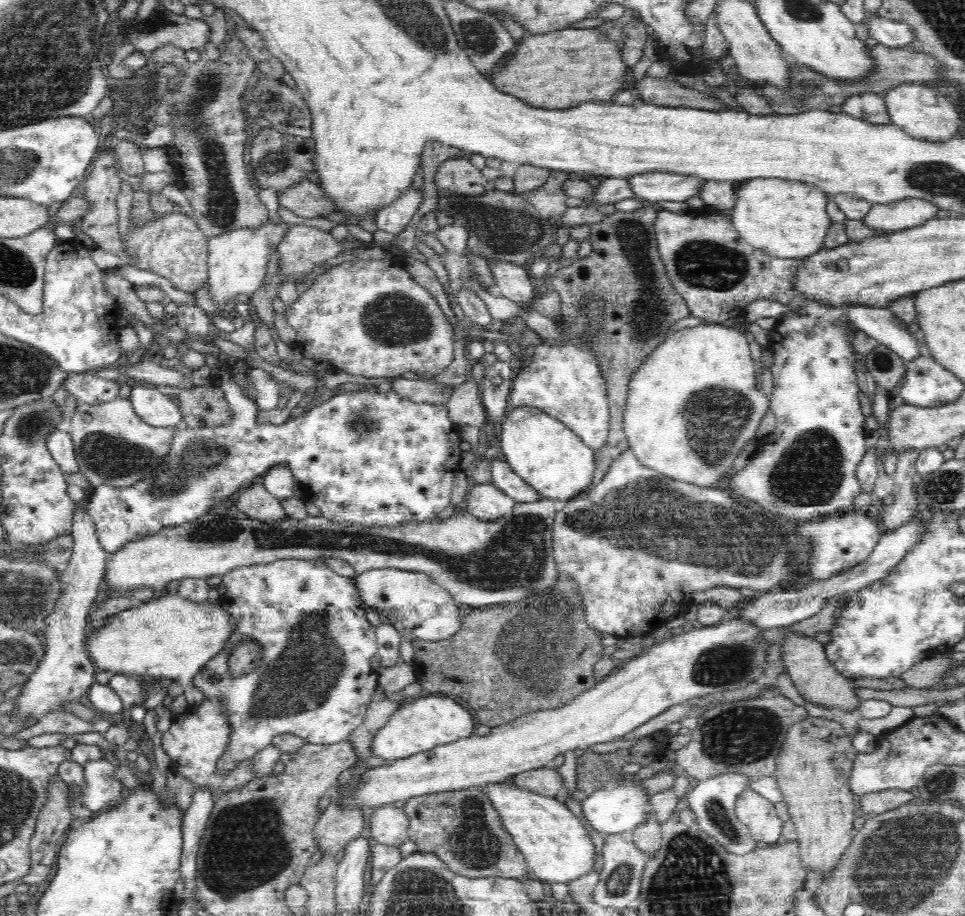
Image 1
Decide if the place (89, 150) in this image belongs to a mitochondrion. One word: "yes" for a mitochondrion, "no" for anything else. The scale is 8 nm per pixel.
no

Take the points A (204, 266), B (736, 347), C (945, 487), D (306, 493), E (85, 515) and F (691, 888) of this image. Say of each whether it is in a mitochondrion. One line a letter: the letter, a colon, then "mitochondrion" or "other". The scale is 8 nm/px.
A: other
B: other
C: mitochondrion
D: other
E: other
F: mitochondrion

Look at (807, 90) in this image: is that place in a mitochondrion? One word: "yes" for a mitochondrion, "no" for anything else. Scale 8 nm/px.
yes

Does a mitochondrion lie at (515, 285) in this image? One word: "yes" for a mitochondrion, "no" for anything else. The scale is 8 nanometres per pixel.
no

